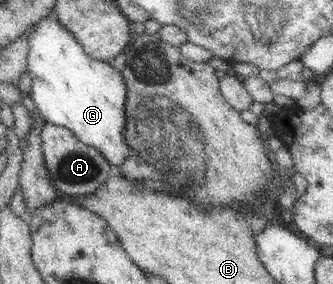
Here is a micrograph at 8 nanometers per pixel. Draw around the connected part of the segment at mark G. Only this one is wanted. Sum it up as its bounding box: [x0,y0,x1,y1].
[27,16,134,170]

